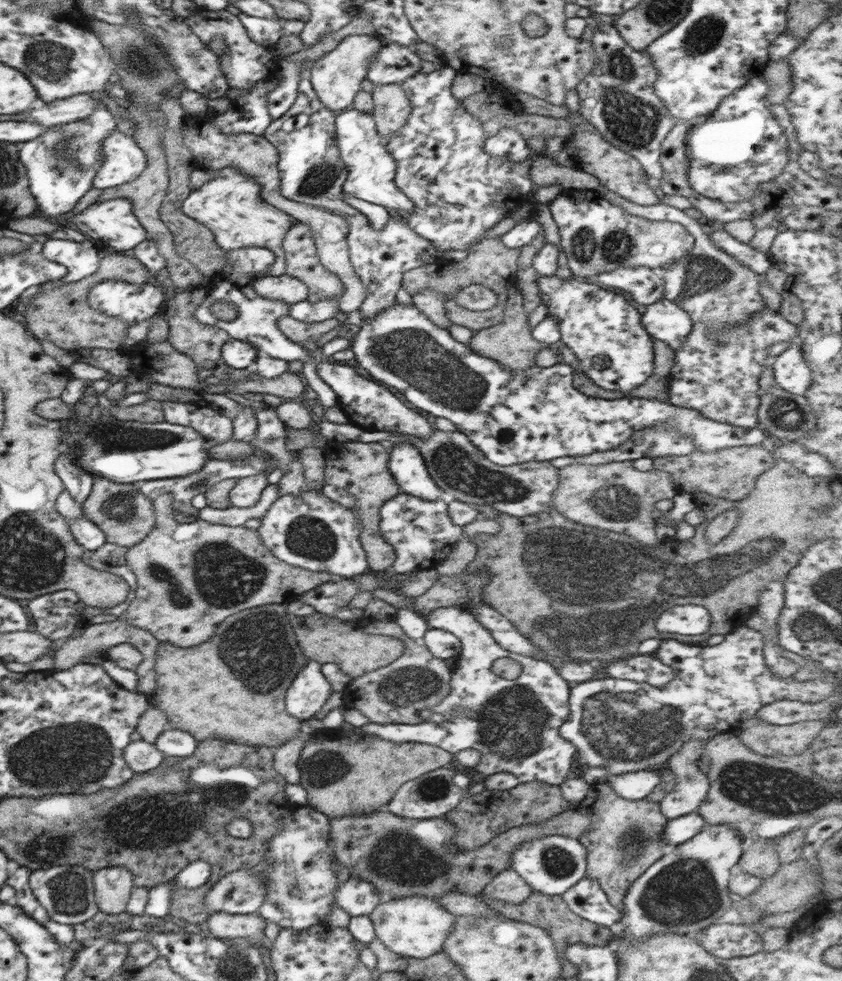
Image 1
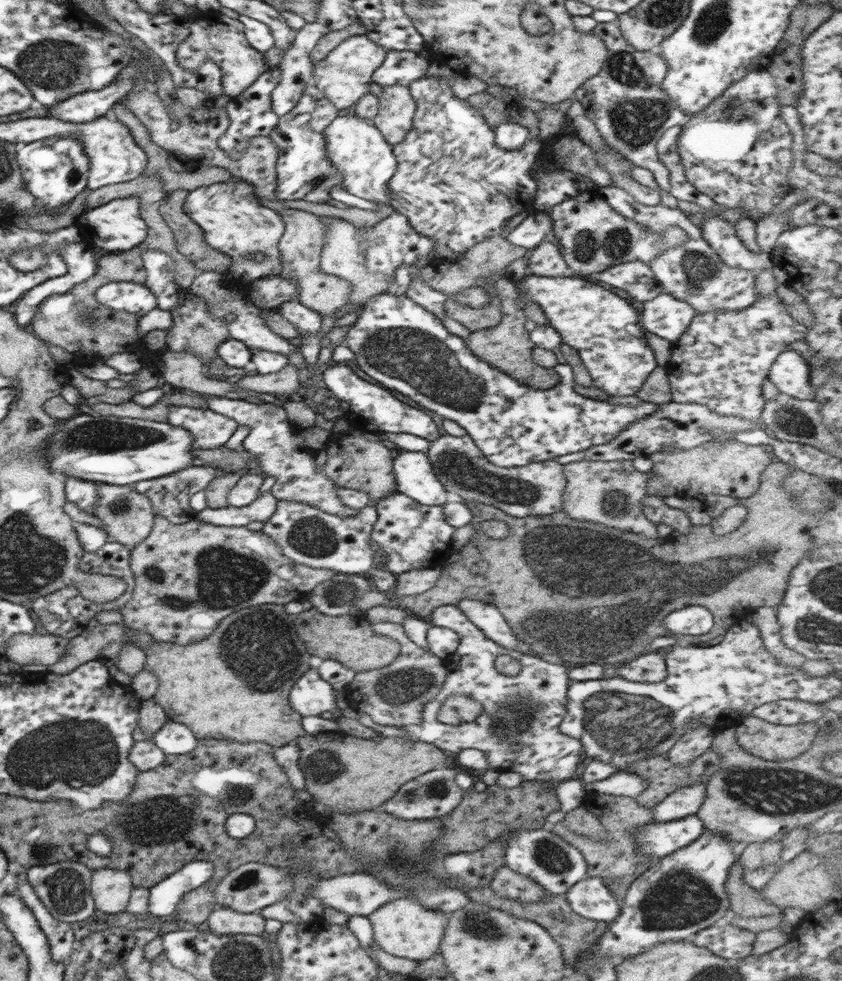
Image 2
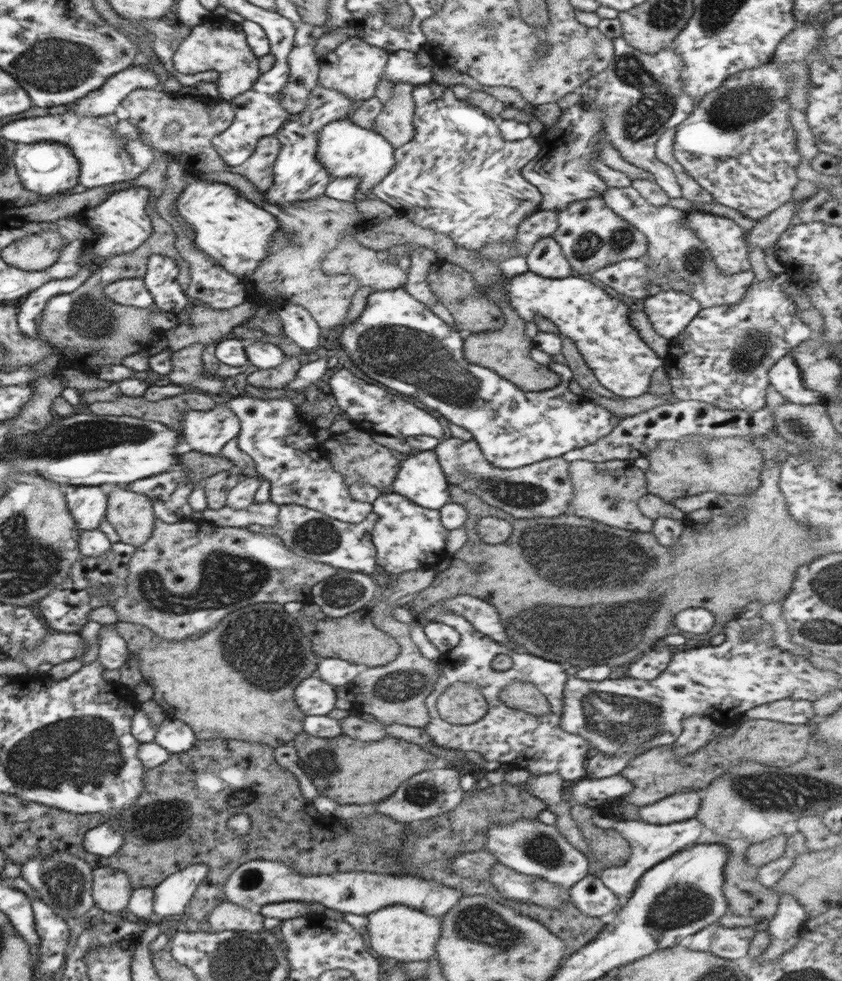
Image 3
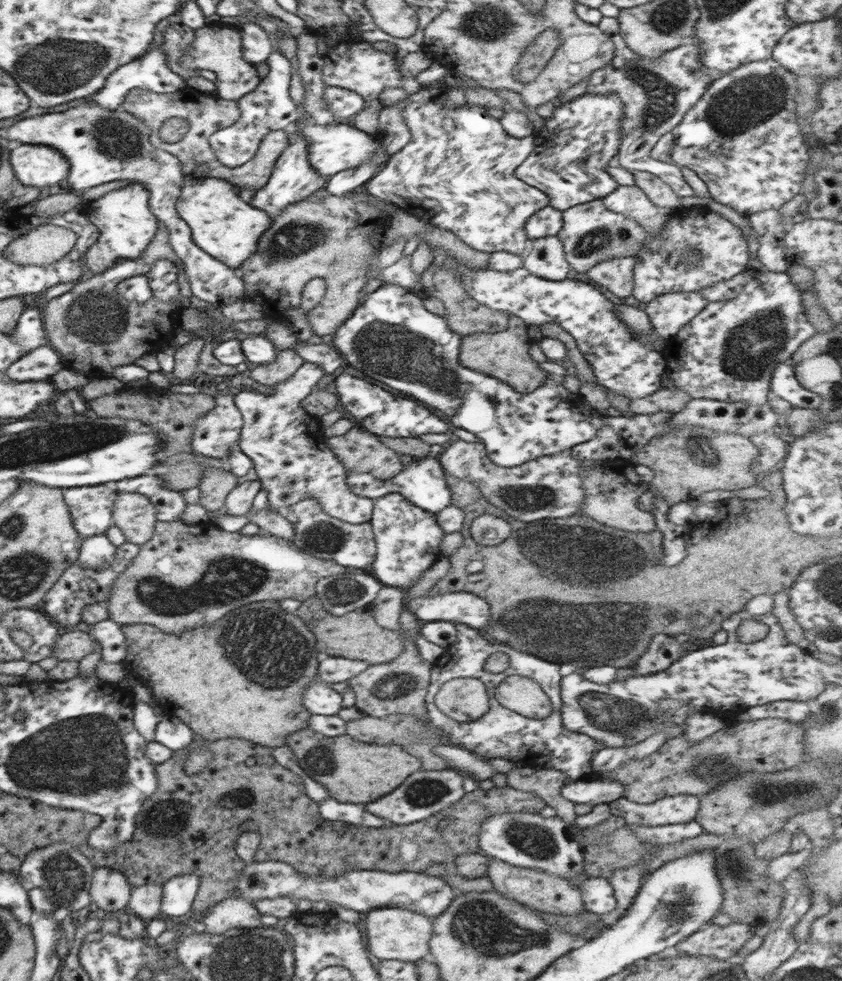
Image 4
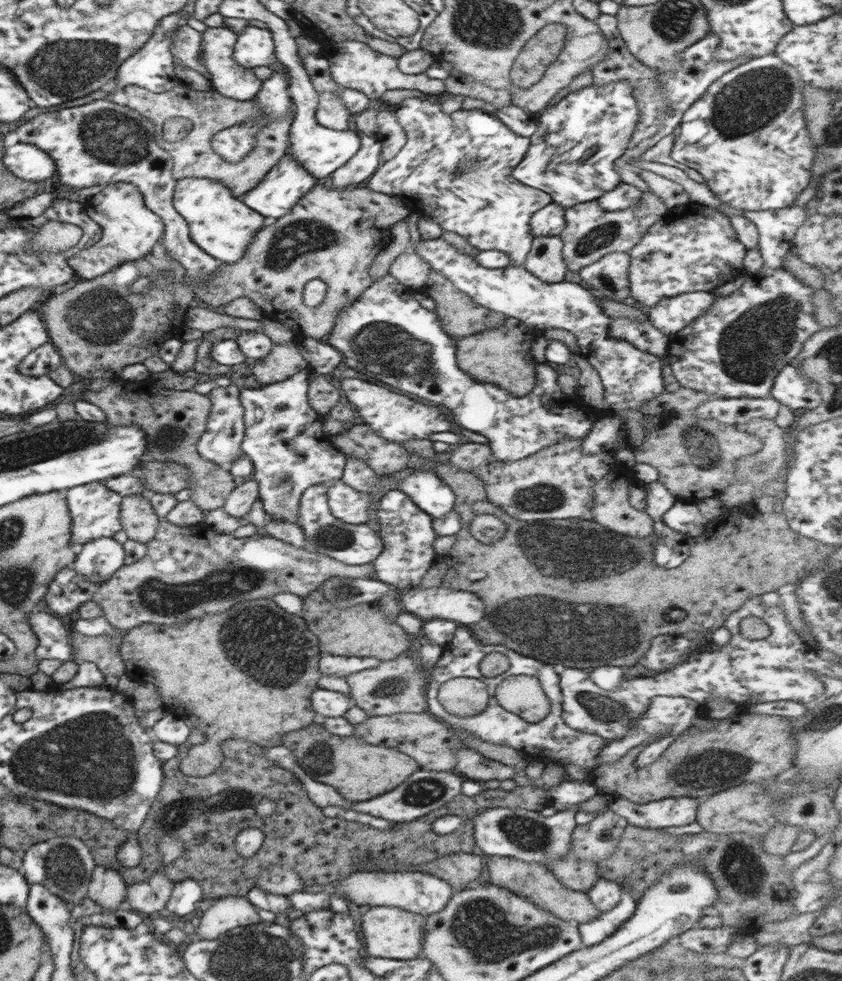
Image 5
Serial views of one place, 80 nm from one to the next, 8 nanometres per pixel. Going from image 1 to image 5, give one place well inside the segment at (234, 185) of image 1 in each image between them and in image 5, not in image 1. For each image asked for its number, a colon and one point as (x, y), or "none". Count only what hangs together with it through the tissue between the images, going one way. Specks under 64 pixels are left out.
2: (232, 222)
3: (234, 233)
4: (227, 229)
5: (221, 226)

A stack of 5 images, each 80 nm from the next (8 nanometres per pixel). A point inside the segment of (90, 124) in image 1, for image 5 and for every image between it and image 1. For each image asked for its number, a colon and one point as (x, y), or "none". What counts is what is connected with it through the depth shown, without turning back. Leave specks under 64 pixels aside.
2: (54, 170)
3: (48, 169)
4: (37, 166)
5: (25, 161)

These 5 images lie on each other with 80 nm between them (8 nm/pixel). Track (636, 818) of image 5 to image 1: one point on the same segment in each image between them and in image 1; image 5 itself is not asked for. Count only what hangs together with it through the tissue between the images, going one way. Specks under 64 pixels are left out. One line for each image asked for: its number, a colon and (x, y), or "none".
1: (691, 785)
2: (682, 802)
3: (676, 807)
4: (677, 809)

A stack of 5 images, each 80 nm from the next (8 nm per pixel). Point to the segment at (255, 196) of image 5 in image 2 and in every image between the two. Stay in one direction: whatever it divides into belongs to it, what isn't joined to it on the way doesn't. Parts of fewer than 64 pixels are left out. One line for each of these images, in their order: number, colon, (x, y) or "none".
2: (302, 171)
3: (297, 175)
4: (292, 179)

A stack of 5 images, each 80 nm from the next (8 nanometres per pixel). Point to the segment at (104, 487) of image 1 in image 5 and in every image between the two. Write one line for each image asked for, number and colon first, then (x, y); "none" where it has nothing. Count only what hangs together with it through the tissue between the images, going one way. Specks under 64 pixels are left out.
2: (126, 516)
3: (130, 514)
4: (133, 514)
5: (138, 521)

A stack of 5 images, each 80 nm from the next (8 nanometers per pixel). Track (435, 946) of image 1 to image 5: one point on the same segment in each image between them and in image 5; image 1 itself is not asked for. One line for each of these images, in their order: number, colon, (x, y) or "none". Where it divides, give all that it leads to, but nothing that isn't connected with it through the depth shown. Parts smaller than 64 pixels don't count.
2: (405, 928)
3: (401, 933)
4: (393, 933)
5: (389, 932)

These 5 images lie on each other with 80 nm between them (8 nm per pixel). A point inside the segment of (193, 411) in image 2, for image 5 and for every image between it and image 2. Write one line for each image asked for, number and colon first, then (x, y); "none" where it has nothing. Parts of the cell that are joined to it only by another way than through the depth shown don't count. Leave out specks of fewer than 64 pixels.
3: (207, 432)
4: (216, 434)
5: (221, 440)

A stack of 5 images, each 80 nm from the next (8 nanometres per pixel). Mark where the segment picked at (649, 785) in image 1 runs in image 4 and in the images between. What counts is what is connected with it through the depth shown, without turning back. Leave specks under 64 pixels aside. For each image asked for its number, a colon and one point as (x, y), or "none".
2: (622, 783)
3: (590, 792)
4: (599, 791)

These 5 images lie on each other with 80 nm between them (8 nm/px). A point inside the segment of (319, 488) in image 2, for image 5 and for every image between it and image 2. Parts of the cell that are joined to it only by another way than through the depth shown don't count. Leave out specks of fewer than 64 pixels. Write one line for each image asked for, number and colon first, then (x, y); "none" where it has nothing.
3: (273, 435)
4: (289, 458)
5: (283, 439)

